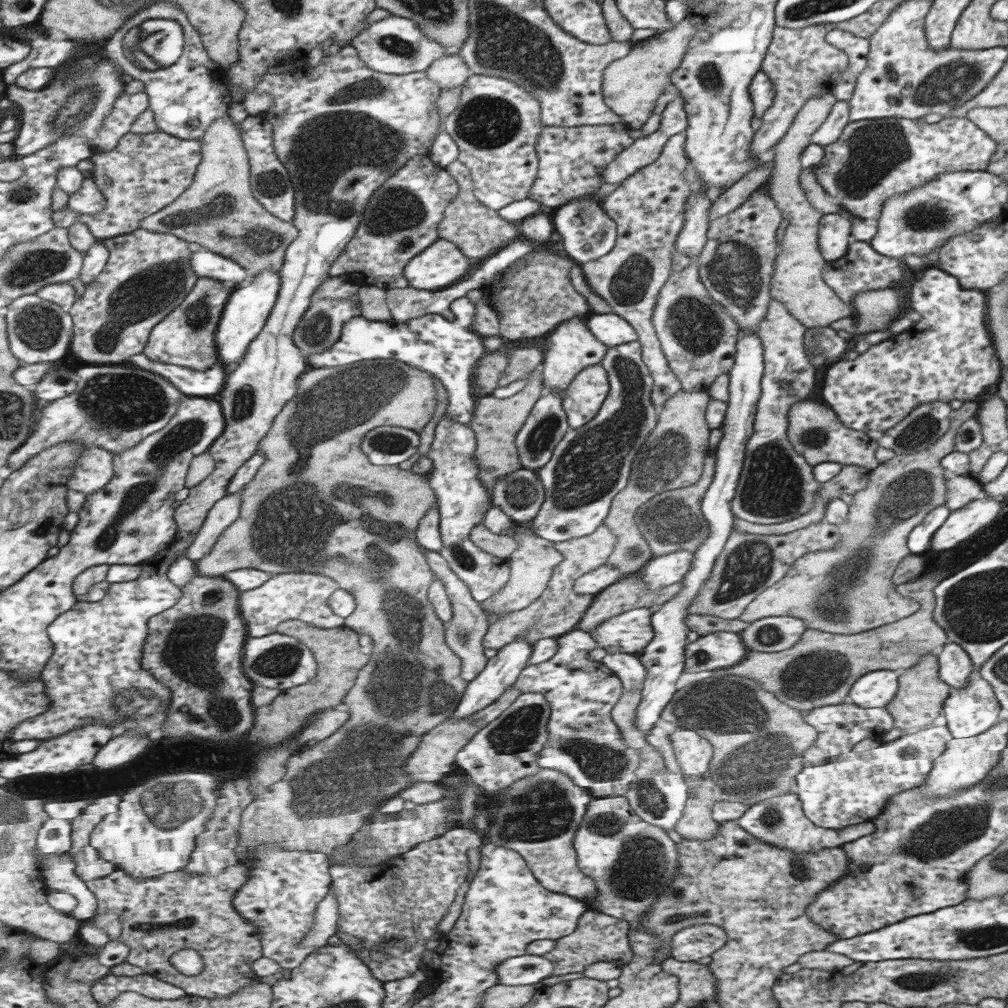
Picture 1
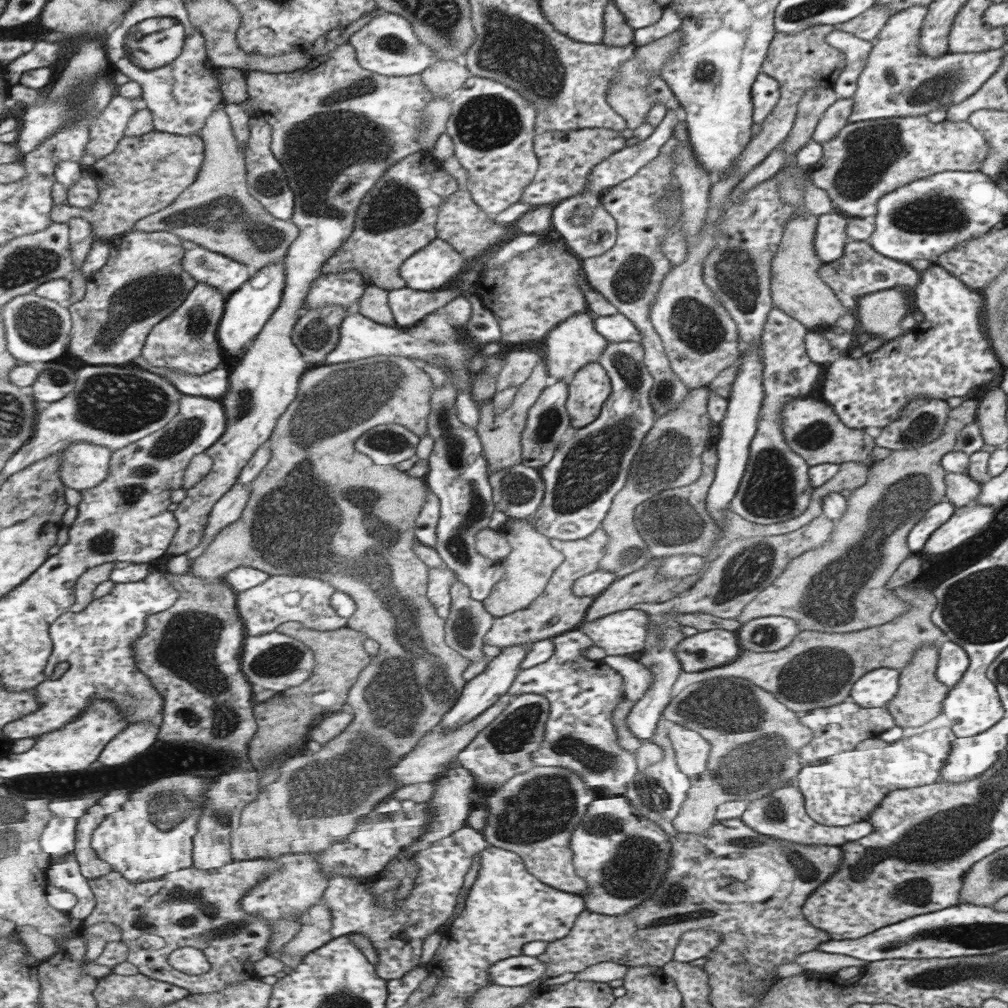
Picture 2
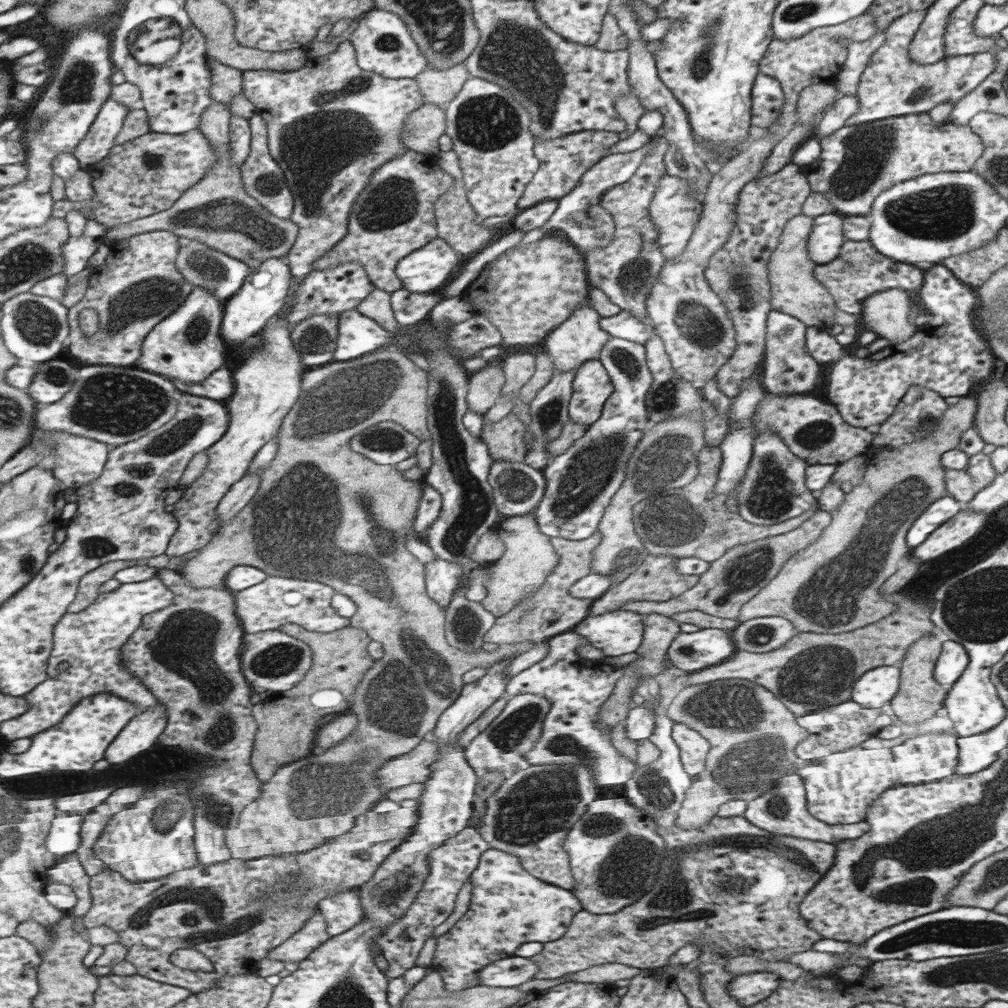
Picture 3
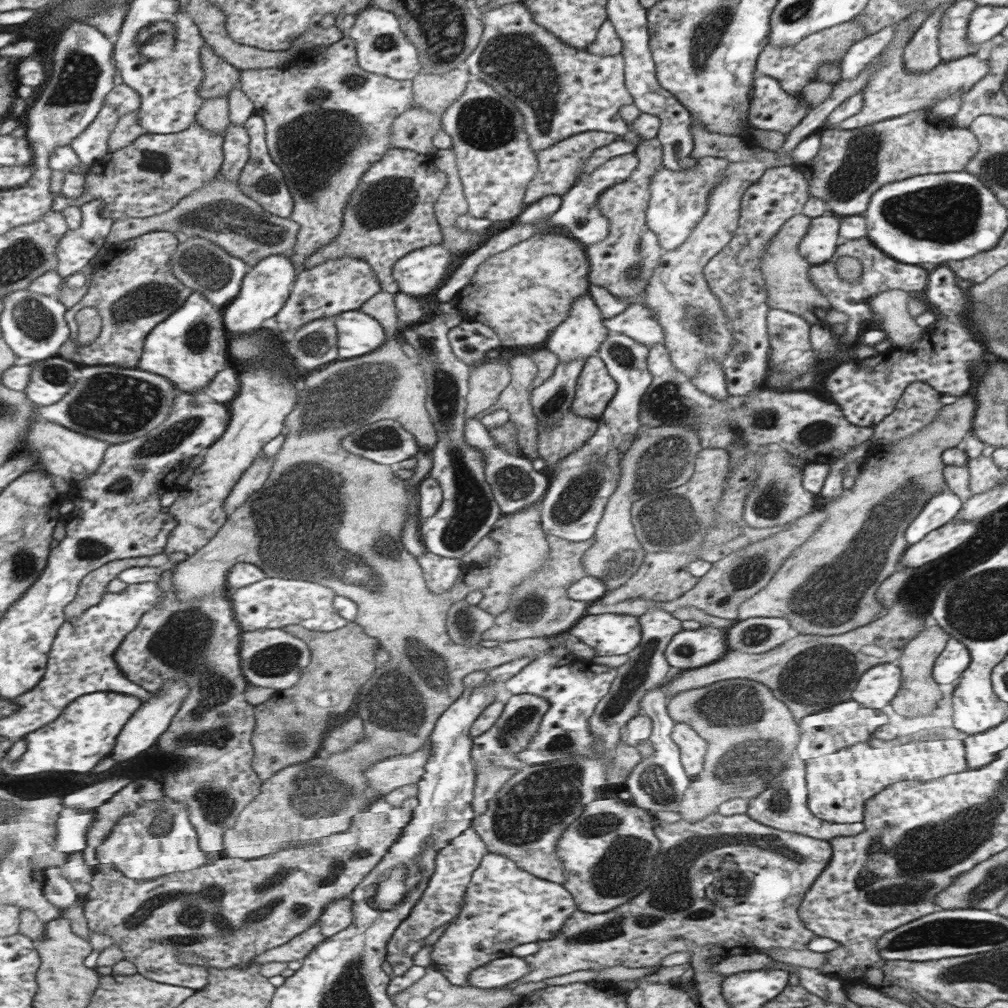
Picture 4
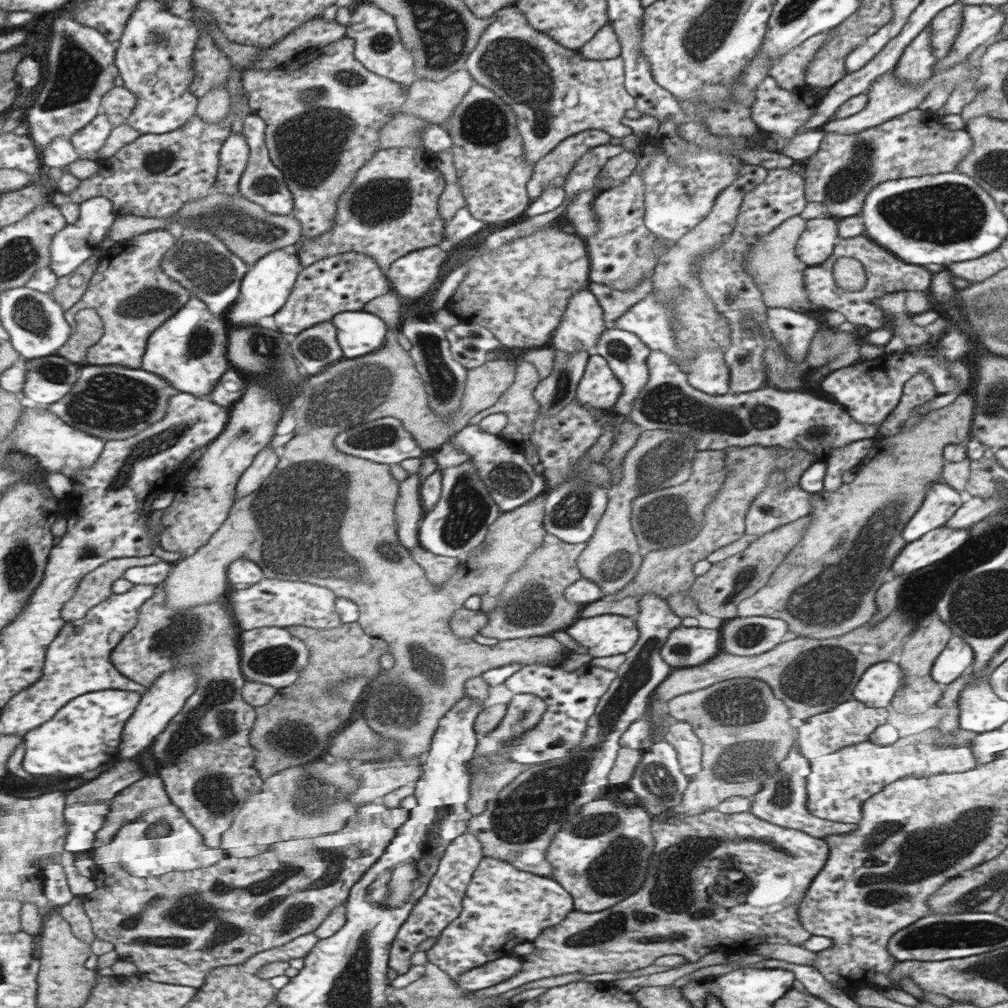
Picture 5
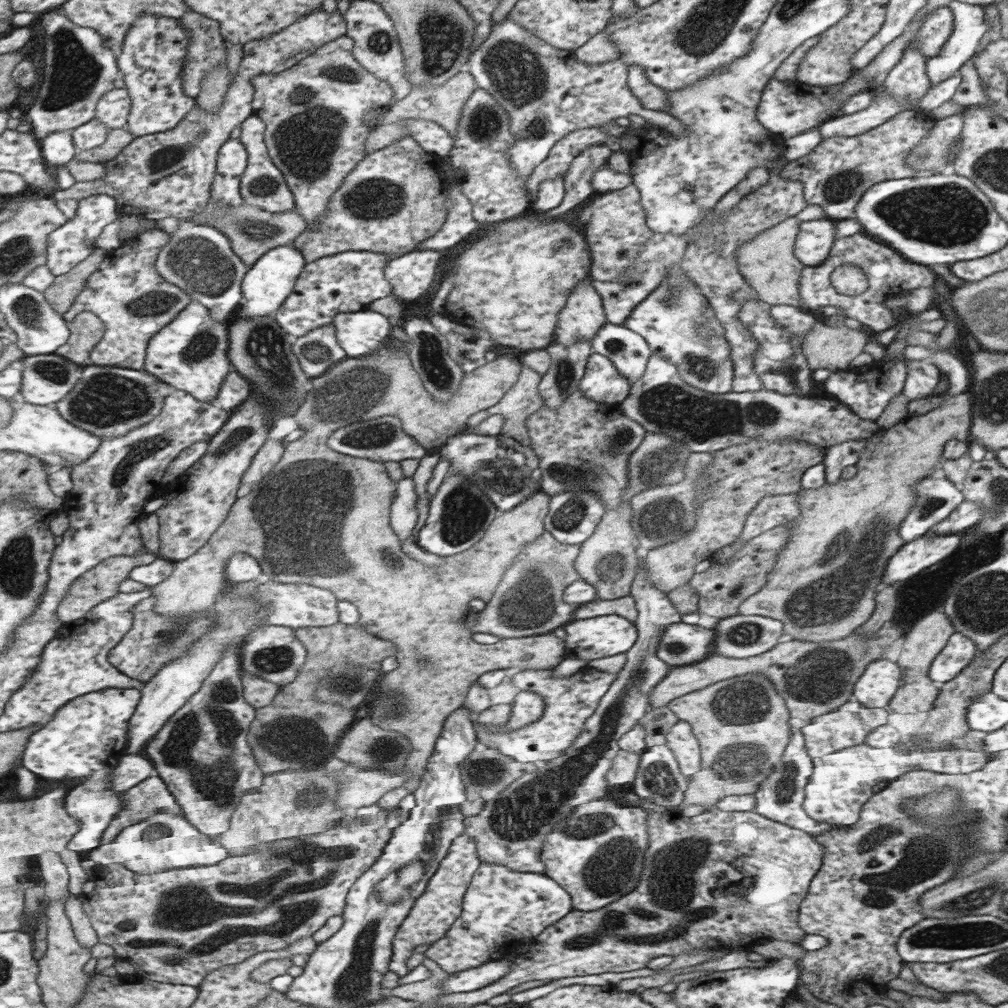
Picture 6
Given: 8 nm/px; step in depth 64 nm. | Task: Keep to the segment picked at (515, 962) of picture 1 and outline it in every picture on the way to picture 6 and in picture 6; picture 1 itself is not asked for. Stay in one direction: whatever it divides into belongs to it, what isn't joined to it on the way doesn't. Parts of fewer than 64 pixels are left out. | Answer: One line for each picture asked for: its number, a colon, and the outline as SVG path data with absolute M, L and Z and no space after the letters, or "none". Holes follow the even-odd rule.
2: M511 956L507 960L499 960L489 968L493 984L507 988L529 986L531 982L539 982L545 978L545 972L547 964L531 956Z
3: M509 956L503 960L495 960L495 964L487 964L479 972L481 986L495 986L495 988L517 988L523 982L529 982L539 974L539 966L531 962L531 958Z
4: M505 956L499 960L491 960L483 968L475 968L475 972L471 972L469 976L469 984L477 988L487 988L487 990L493 990L493 988L499 990L515 984L527 974L531 974L531 966L523 958Z
5: M503 956L499 960L491 960L489 964L471 968L471 972L459 976L455 986L473 990L473 992L481 992L485 988L497 986L497 984L521 974L521 962L523 962L523 958L513 958L513 956L511 958Z
6: M505 958L505 960L497 960L497 962L487 962L487 964L481 964L477 968L469 968L469 970L451 974L445 980L443 988L449 994L475 992L475 990L481 990L481 988L497 982L505 974L509 974L509 970L513 970L511 966L513 966L513 958Z

